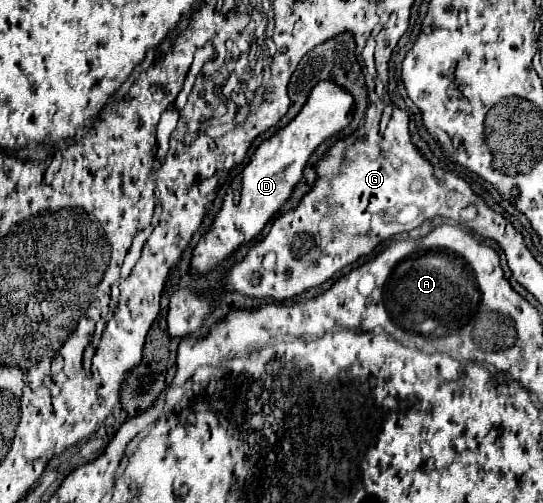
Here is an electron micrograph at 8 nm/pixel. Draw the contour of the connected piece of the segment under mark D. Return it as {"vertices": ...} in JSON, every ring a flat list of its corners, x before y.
{"vertices":[[320,81,308,95,306,105,302,111,276,135,266,139,252,155,250,163,244,167,244,171,236,177,236,181,242,185,242,191,238,199,234,199,232,189,228,191,224,205,220,213,214,219,212,229,200,239,198,247,194,249,192,257,192,271,206,273,220,261,224,261,238,245,248,243,254,239,264,225,274,217,282,205,292,195,294,187,302,181,304,169,308,165,308,159,314,155,314,151,332,135,344,131,352,121,352,107,354,99,350,91,346,91,342,85,334,81]]}

